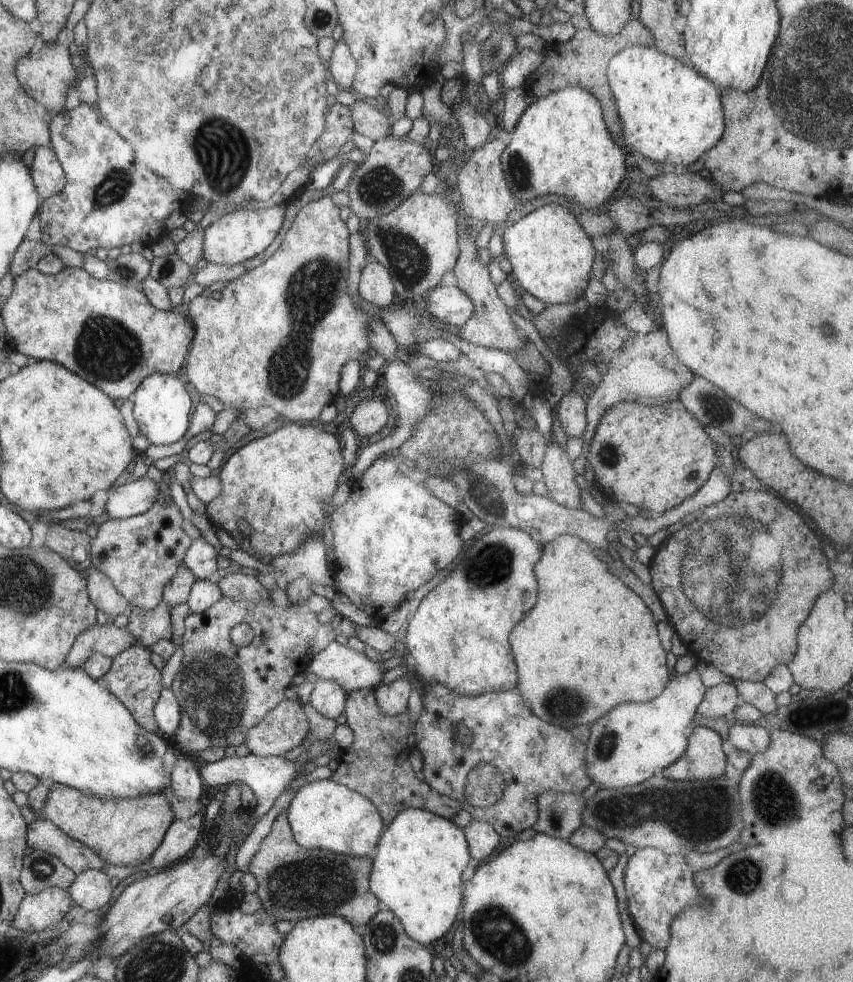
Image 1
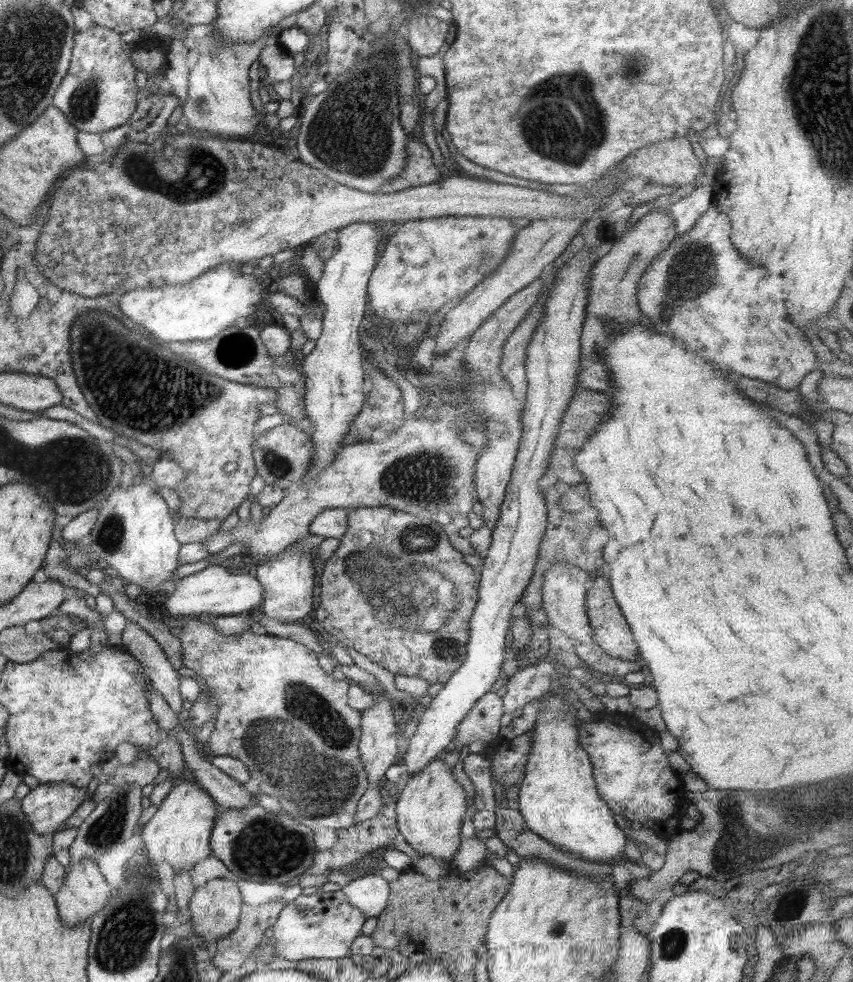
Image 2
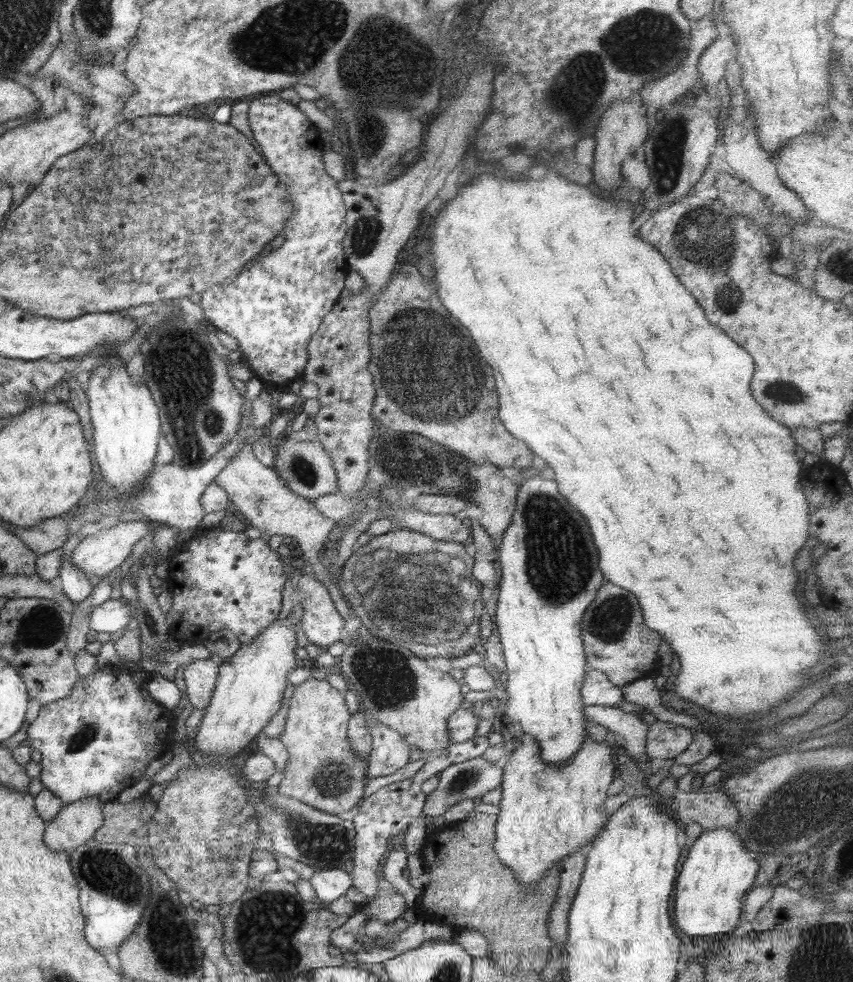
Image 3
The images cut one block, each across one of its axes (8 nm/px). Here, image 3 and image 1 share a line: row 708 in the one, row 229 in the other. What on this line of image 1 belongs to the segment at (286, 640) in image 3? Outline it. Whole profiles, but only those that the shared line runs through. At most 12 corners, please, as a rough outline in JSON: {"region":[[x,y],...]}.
{"region":[[285,207],[223,211],[203,232],[207,263],[232,266],[275,238]]}

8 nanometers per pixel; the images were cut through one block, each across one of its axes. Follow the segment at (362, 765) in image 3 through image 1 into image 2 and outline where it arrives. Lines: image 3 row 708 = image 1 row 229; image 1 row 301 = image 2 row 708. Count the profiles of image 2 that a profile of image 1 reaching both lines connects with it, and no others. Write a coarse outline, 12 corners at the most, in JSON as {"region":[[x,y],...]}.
{"region":[[183,619],[213,756],[307,829],[354,824],[360,712],[318,653]]}

